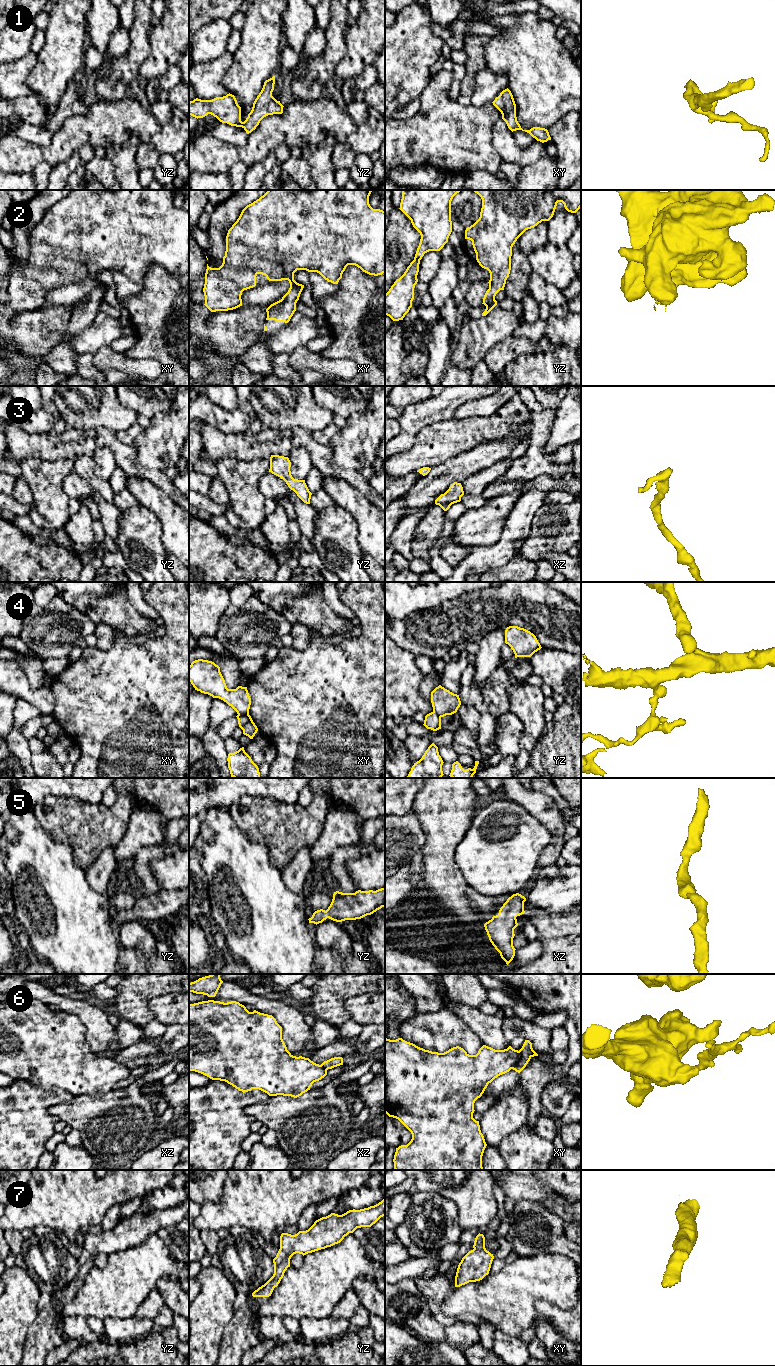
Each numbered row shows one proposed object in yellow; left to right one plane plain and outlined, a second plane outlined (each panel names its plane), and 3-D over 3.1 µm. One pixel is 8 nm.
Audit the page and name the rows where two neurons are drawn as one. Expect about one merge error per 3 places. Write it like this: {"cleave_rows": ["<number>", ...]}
{"cleave_rows": ["4", "6"]}

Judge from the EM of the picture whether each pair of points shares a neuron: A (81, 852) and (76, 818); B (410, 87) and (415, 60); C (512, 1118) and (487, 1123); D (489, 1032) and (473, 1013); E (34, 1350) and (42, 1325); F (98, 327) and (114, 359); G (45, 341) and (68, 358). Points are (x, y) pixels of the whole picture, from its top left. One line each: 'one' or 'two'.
A: one
B: one
C: one
D: one
E: one
F: two
G: two

